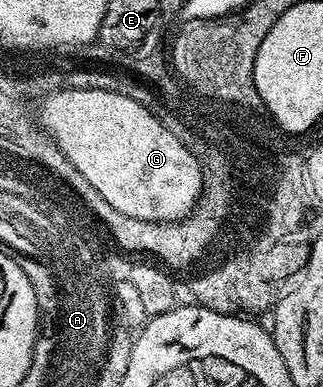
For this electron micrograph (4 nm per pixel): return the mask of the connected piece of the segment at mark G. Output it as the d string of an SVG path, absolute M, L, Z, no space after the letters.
M56 90L54 93L47 93L41 100L42 107L39 108L38 114L36 110L36 118L40 123L41 129L46 132L57 143L59 149L62 150L64 156L79 170L81 176L84 176L92 187L104 196L104 200L116 208L117 211L122 212L125 216L134 217L136 220L154 221L154 222L181 222L182 219L188 218L189 214L193 212L193 208L197 205L198 200L202 194L202 179L203 169L198 162L198 158L193 152L181 143L164 126L160 124L160 120L152 112L148 112L148 108L144 108L144 104L136 104L136 100L128 100L128 96L120 96L116 92L108 92L107 90Z

